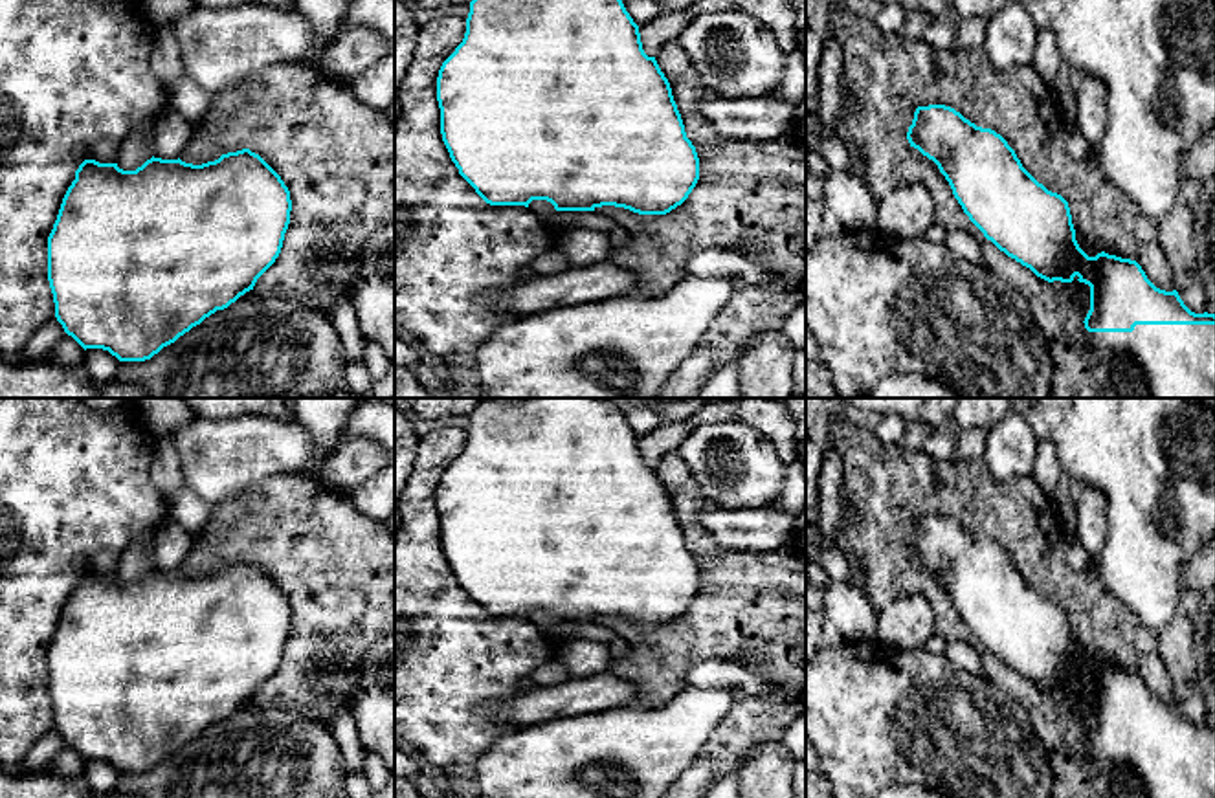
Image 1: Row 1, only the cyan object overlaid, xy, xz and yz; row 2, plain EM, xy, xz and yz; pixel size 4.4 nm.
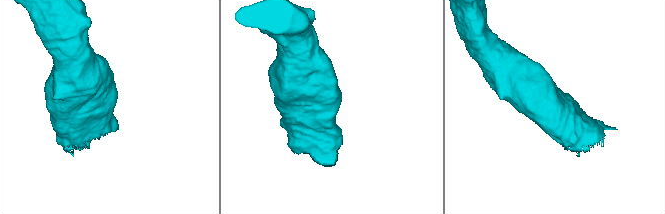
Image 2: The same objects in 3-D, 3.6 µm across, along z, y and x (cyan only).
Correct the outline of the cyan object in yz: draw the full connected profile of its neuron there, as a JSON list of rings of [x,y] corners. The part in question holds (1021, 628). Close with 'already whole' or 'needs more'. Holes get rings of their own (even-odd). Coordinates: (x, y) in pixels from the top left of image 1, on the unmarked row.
[[[929,515],[916,519],[907,550],[910,558],[938,576],[964,624],[1000,662],[1048,693],[1072,693],[1077,686],[1079,693],[1090,697],[1090,721],[1083,734],[1090,743],[1092,774],[1107,774],[1116,769],[1131,770],[1138,776],[1147,798],[1215,798],[1215,725],[1191,723],[1176,701],[1156,699],[1136,671],[1105,662],[1088,668],[1076,651],[1068,613],[1039,594],[1000,545],[976,538],[951,517]]]; needs more

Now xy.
[[[250,560],[202,576],[152,567],[136,582],[84,571],[48,648],[55,728],[84,761],[150,770],[253,701],[281,664],[290,622],[288,598]]]; already whole

